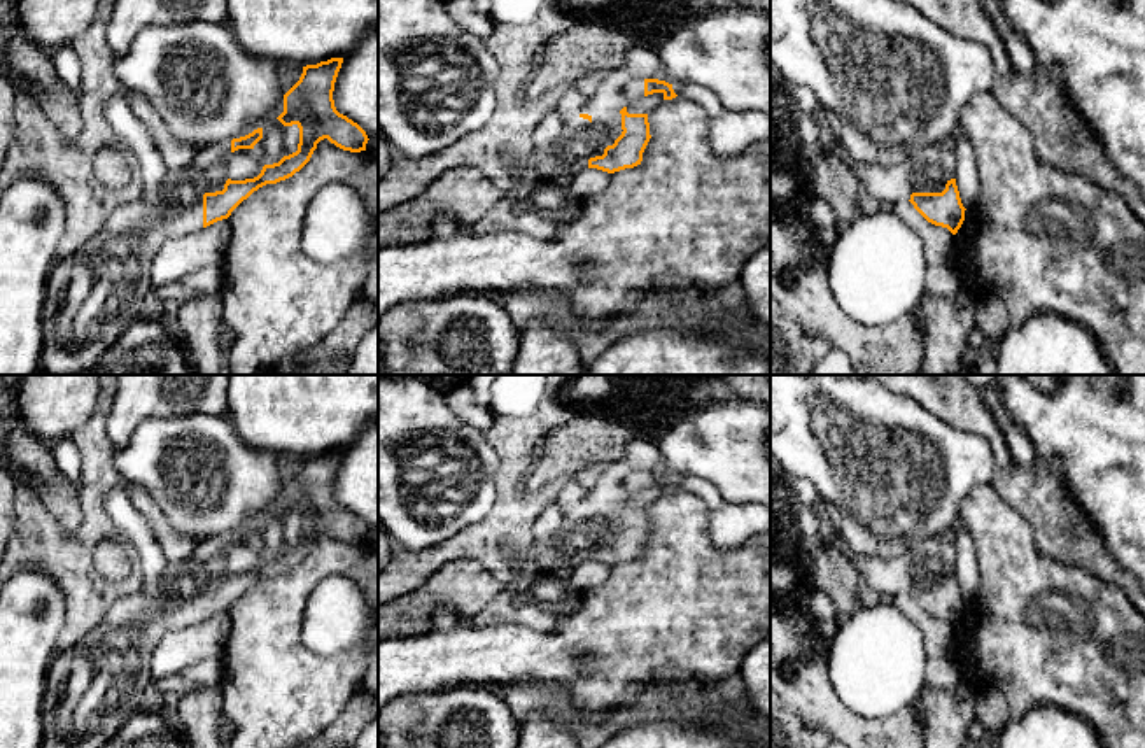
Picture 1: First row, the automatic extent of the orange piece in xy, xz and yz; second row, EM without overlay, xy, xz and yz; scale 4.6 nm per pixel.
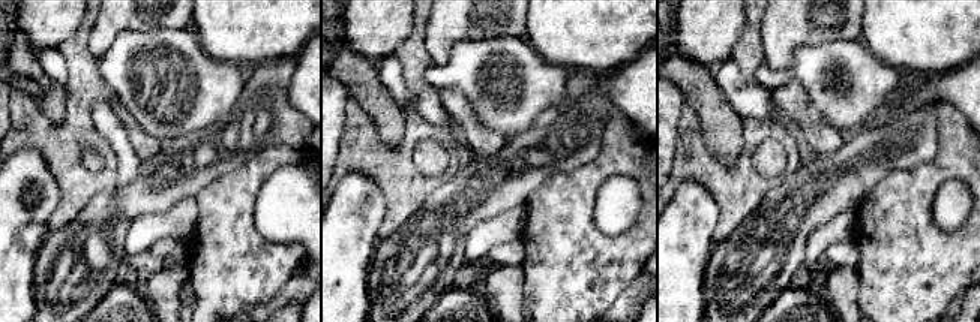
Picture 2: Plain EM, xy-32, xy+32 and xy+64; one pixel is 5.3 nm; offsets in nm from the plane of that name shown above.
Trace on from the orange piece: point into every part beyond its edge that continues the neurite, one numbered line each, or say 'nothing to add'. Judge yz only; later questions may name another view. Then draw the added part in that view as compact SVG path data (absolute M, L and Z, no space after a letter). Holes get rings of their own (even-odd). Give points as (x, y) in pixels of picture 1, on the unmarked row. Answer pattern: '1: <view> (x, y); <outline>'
1: yz (934, 557); M951 533L926 538L896 559L856 555L853 561L861 578L881 596L909 594L912 585L942 585L956 571L956 545Z

